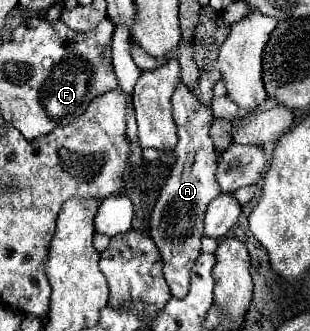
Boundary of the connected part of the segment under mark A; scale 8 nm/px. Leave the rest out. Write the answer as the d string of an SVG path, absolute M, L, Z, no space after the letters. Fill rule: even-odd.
M179 82L173 98L173 120L177 124L179 142L173 150L177 162L171 168L165 186L159 192L159 200L149 218L149 234L163 258L163 276L167 280L169 292L173 298L185 298L189 292L189 274L195 260L201 254L201 238L203 238L203 220L205 210L211 200L221 194L221 188L215 180L217 170L217 154L213 142L209 138L211 128L211 110L201 106L187 86Z

